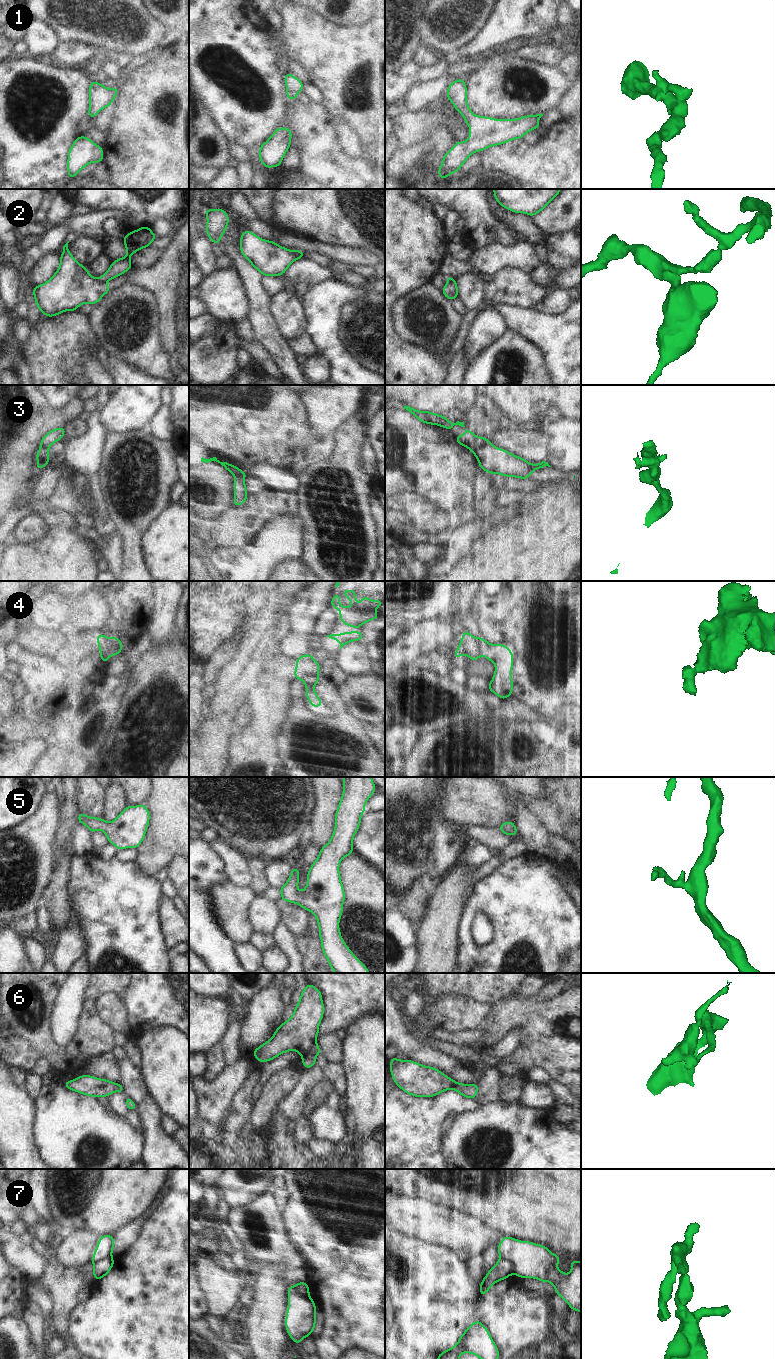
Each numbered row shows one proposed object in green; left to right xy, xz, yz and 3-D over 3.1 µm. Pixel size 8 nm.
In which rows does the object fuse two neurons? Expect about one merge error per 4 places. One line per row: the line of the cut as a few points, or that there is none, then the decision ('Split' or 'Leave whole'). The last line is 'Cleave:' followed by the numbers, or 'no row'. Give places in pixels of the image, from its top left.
1: No split. Leave whole
2: Split along xy (97, 279), (104, 283). Split
3: Split along yz (489, 443), (474, 453). Split
4: Split along xy (110, 638), (112, 646), (109, 654), (111, 656). Split
5: No split. Leave whole
6: Split along xz (315, 1041), (307, 1051), (301, 1054). Split
7: Split along yz (500, 1257), (512, 1264), (513, 1273). Split
Cleave: 2, 3, 4, 6, 7.

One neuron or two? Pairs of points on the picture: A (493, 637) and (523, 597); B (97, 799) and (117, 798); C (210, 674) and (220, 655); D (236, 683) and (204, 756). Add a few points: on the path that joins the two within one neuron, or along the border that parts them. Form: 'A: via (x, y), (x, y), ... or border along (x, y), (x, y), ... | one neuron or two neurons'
A: via (494, 627), (513, 607) | one neuron
B: border along (105, 789), (102, 817) | two neurons
C: via (210, 669), (217, 660) | one neuron
D: via (232, 701), (215, 730), (213, 738) | one neuron

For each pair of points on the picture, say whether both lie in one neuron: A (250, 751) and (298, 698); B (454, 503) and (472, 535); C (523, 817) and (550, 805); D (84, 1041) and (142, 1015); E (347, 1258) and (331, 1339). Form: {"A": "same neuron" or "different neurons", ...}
{"A": "different neurons", "B": "different neurons", "C": "different neurons", "D": "different neurons", "E": "same neuron"}

